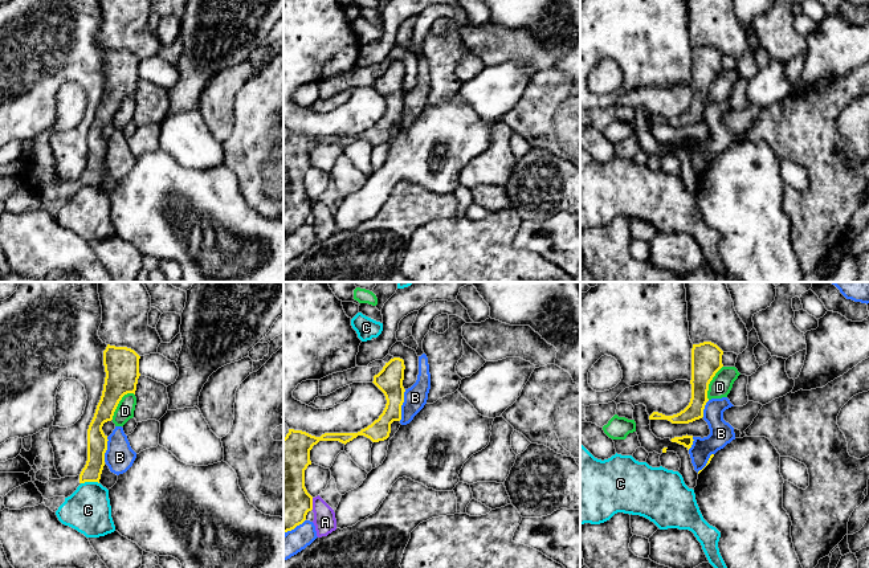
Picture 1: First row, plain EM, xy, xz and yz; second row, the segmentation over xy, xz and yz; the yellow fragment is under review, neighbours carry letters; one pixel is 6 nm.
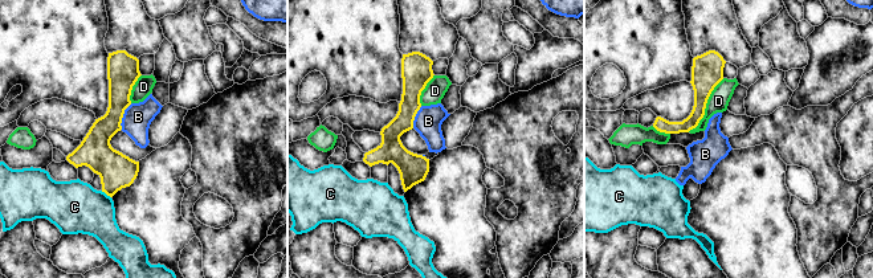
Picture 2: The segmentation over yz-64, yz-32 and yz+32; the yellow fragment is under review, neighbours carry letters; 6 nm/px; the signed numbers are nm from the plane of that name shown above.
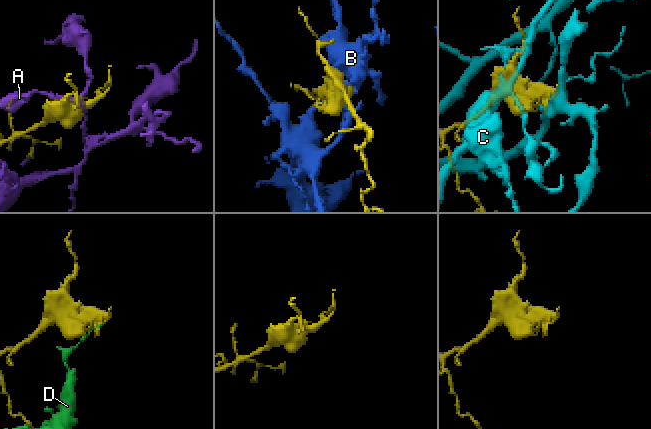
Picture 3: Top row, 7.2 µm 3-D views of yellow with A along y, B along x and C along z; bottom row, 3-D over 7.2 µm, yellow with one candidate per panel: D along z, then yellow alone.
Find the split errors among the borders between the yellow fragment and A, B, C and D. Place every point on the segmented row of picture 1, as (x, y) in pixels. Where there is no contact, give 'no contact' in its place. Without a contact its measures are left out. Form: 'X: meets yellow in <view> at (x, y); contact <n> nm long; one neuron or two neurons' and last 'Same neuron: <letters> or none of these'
A: meets yellow in xz at (311, 503); contact 70 nm long; two neurons
B: meets yellow in xz at (402, 404); contact 200 nm long; two neurons
C: meets yellow in xy at (89, 481); contact 110 nm long; two neurons
D: meets yellow in xy at (118, 403); contact 220 nm long; two neurons
Same neuron: none of these

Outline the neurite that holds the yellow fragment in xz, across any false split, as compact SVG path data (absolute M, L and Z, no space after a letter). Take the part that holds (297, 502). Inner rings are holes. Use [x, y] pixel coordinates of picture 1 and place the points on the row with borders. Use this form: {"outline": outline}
{"outline": "M393 357L374 376L374 384L384 393L387 404L383 413L371 425L358 433L325 433L321 437L302 430L289 429L283 438L283 532L294 530L306 520L313 510L313 497L305 487L305 470L310 461L310 450L319 441L339 441L347 444L358 436L372 442L389 437L391 424L401 420L404 402L404 360Z"}

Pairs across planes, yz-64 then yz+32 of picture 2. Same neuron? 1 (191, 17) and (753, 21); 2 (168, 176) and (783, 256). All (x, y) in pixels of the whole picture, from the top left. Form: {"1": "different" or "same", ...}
{"1": "different", "2": "same"}

